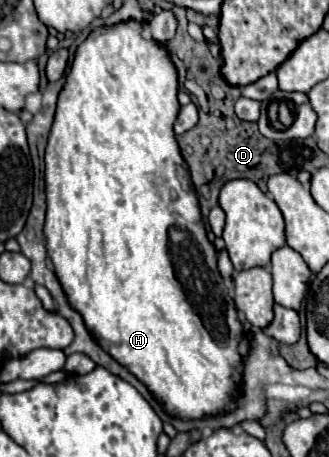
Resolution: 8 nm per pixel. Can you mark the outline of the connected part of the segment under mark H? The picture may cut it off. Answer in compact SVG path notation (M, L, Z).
M136 21L118 23L114 27L98 27L76 51L74 63L66 77L66 85L58 97L56 119L48 137L46 157L44 157L46 201L48 201L46 223L44 223L46 249L48 249L48 257L54 263L54 273L60 279L64 293L68 295L70 307L82 315L84 325L88 327L88 331L92 331L92 335L96 335L96 341L100 343L100 347L104 347L104 351L108 351L108 355L112 355L122 367L128 367L128 371L132 371L132 375L136 375L136 379L140 379L148 387L148 391L156 395L156 401L164 407L164 411L168 411L168 415L176 415L178 419L204 419L204 415L216 415L216 411L228 411L228 407L236 403L236 395L240 395L244 359L238 347L244 335L244 323L236 313L234 299L230 297L230 293L226 295L226 285L216 263L218 261L216 249L210 243L202 221L198 193L192 185L188 165L182 159L180 147L176 143L176 135L172 131L172 125L180 109L180 103L176 99L176 93L178 93L176 67L172 67L170 55L162 45L158 45L152 39L150 41L142 39L140 29L142 29L142 23L136 23Z

